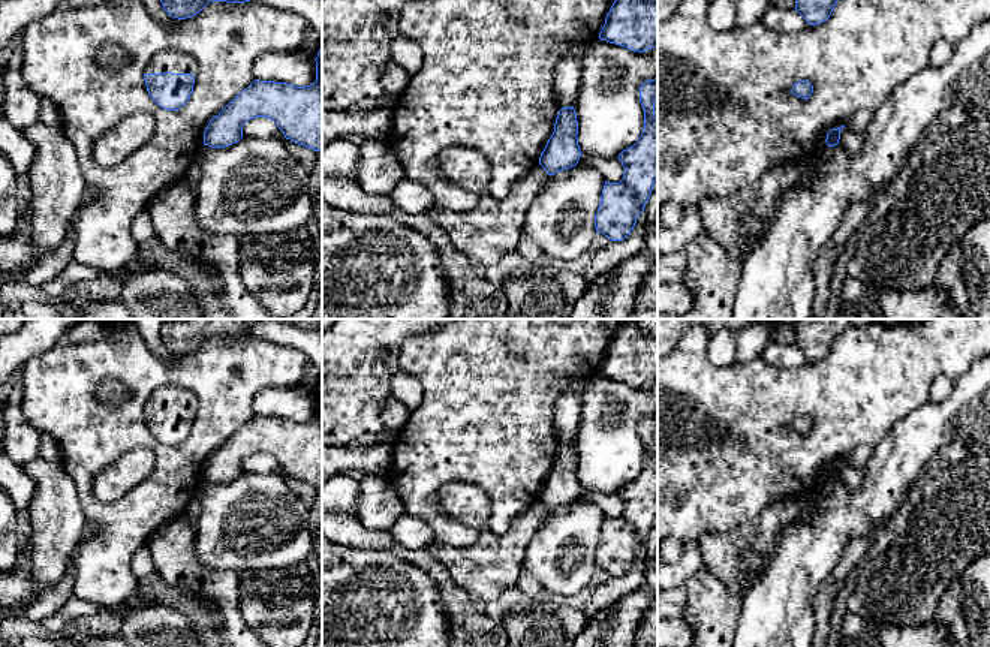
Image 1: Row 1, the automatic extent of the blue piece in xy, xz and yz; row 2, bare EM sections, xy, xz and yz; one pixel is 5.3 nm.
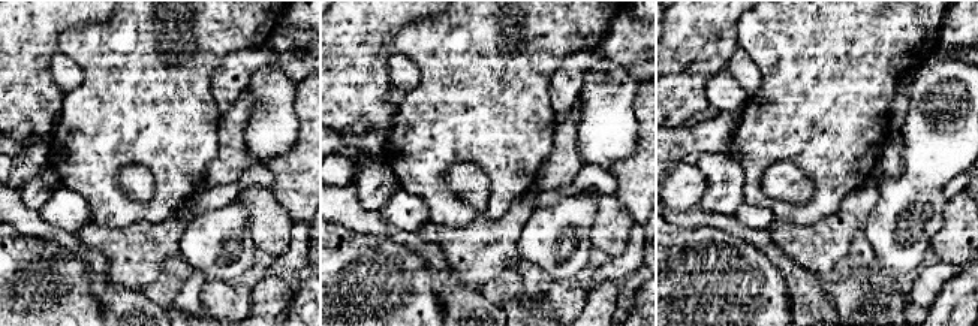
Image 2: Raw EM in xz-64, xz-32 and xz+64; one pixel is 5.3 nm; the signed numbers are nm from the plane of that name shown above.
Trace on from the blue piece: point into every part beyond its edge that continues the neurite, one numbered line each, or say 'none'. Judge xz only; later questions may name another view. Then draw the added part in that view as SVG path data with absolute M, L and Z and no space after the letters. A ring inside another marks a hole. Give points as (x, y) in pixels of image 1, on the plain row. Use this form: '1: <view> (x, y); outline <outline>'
none

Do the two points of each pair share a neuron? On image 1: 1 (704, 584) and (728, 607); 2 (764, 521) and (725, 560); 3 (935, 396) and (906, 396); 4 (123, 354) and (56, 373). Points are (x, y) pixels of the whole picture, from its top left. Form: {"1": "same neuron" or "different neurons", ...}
{"1": "same neuron", "2": "same neuron", "3": "different neurons", "4": "same neuron"}

